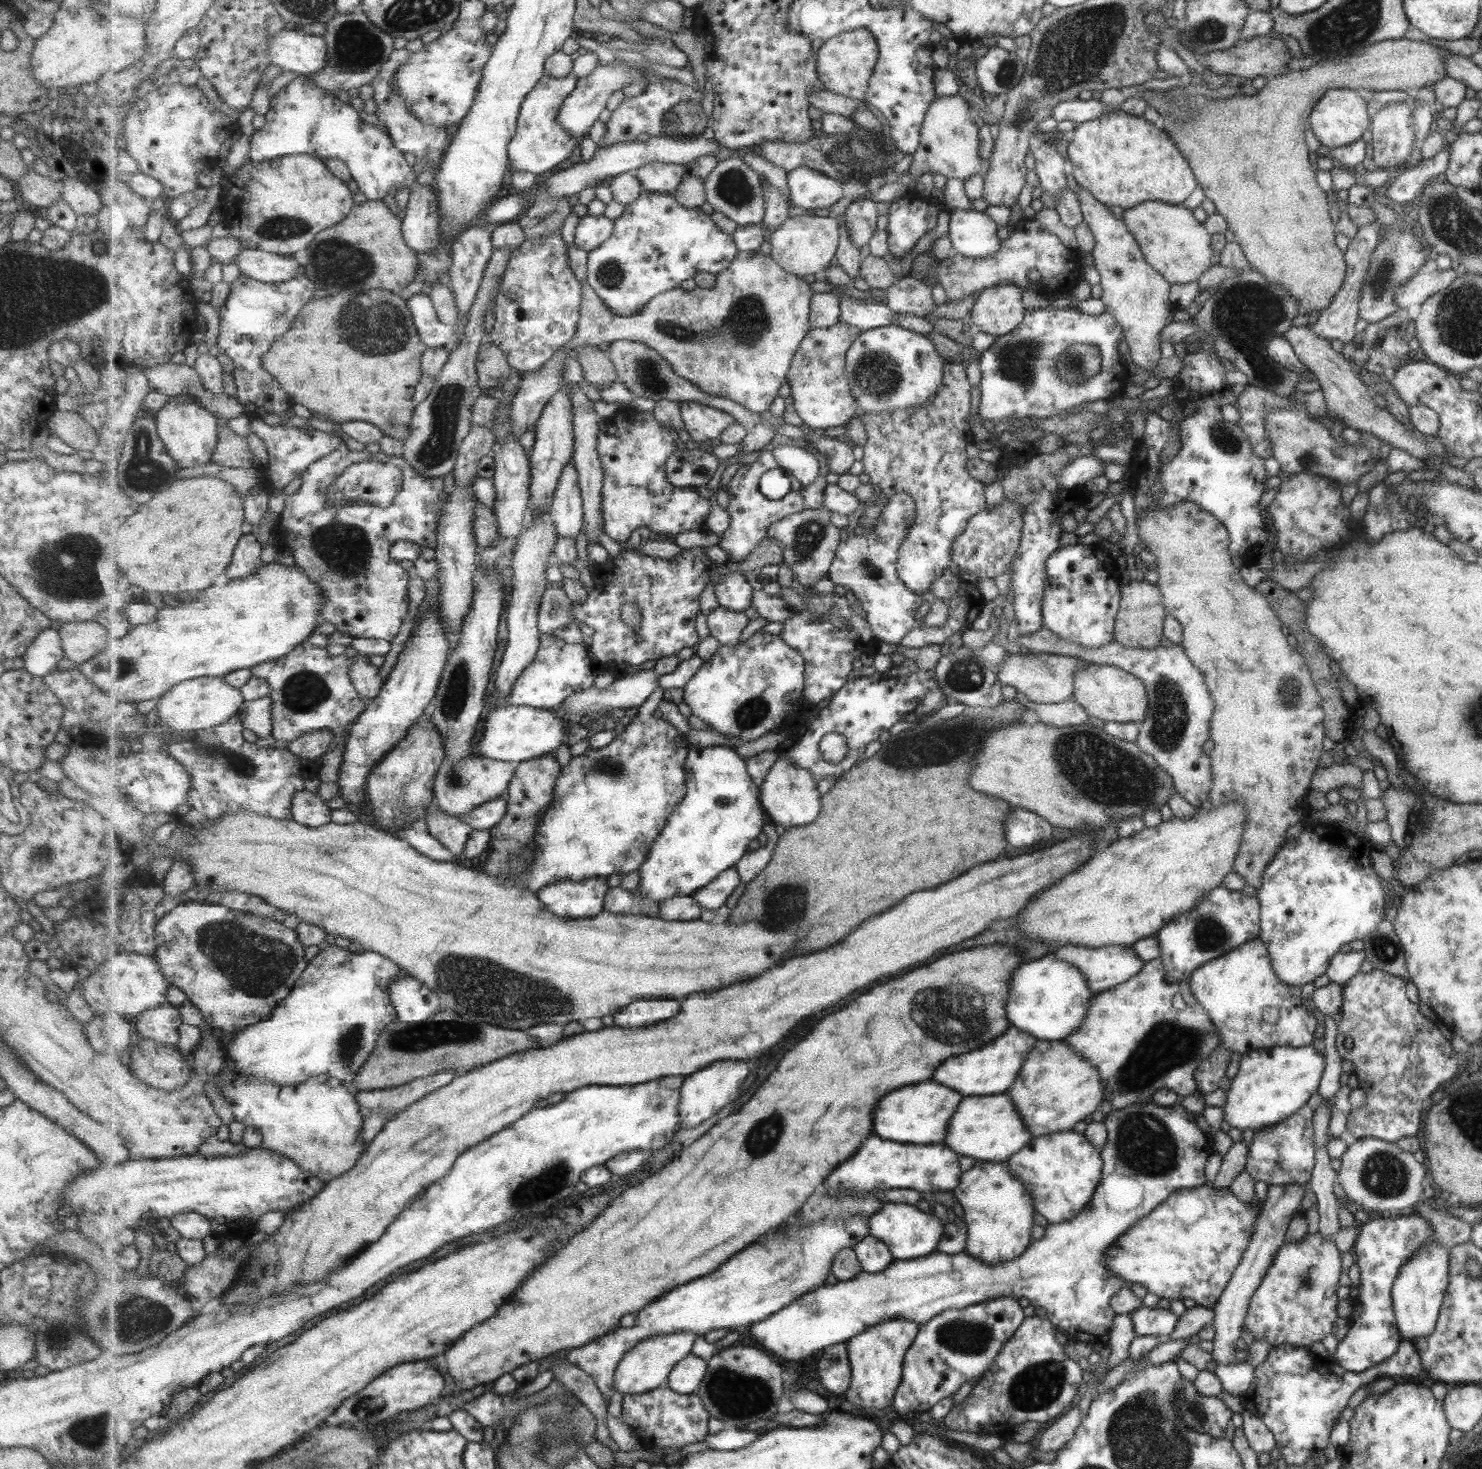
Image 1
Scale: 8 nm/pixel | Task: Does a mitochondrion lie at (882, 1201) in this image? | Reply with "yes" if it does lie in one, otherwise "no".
no

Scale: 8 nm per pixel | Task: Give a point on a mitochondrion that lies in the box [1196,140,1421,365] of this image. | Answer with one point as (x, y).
(1385, 273)

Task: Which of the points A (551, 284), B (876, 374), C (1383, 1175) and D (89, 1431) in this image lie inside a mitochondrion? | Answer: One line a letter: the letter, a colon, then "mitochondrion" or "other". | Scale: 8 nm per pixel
A: other
B: mitochondrion
C: mitochondrion
D: mitochondrion

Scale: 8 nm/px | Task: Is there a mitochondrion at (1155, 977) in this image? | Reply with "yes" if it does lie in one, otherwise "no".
no

